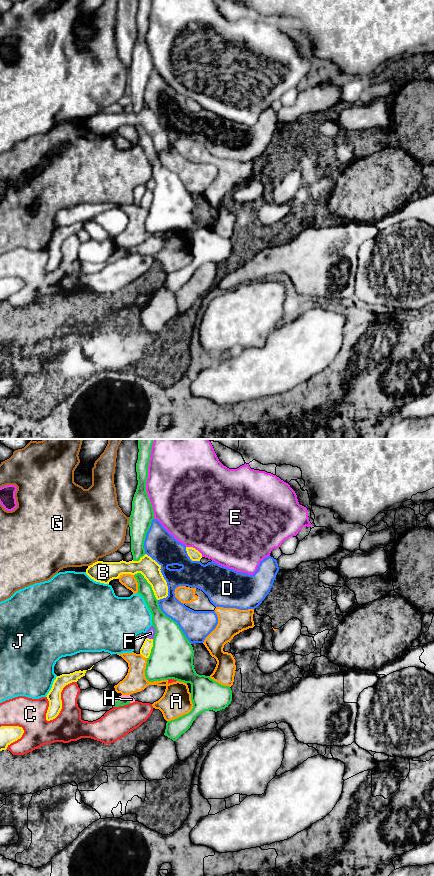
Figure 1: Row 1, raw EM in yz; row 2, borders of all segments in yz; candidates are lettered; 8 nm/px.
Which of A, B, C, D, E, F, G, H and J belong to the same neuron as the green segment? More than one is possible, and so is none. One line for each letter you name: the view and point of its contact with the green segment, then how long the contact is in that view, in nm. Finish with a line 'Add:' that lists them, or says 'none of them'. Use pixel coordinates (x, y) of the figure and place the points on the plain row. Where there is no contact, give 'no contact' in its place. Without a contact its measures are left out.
Add: none of them

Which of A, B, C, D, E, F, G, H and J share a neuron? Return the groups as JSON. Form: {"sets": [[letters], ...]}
{"sets": [["A", "C", "D", "F", "H"], ["B"], ["E"], ["G"], ["J"]]}

